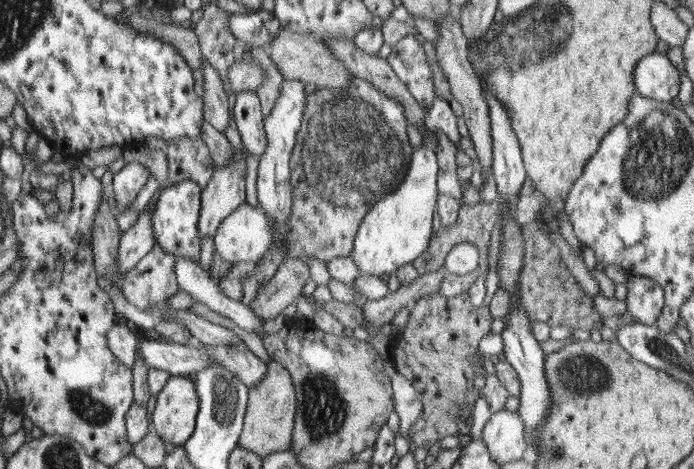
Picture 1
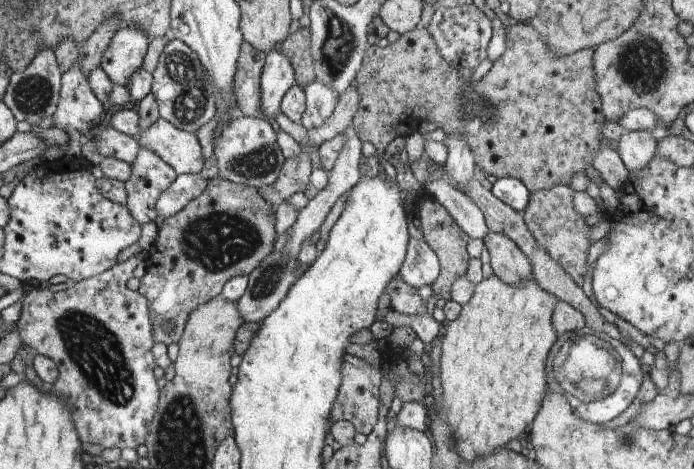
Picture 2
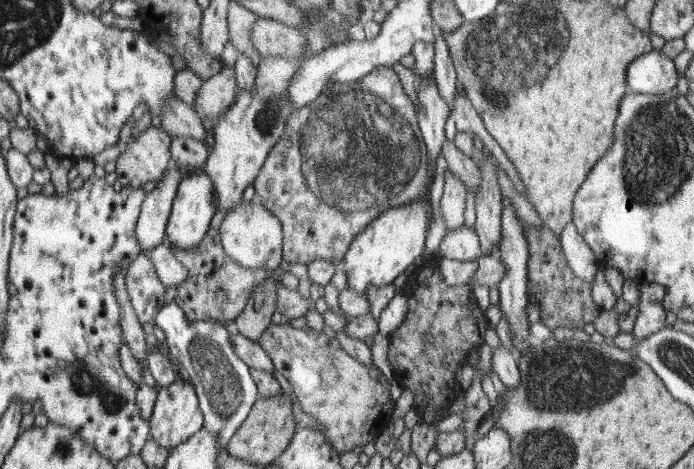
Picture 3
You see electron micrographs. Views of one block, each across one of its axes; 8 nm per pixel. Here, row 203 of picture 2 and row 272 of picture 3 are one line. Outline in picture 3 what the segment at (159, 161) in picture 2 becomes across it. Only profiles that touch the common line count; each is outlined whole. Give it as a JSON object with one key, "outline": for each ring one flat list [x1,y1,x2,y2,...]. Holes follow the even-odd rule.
{"outline":[[140,253,138,259,128,265,124,282,139,321,142,324,155,321,165,306,164,292,167,286,160,282,152,260]]}

